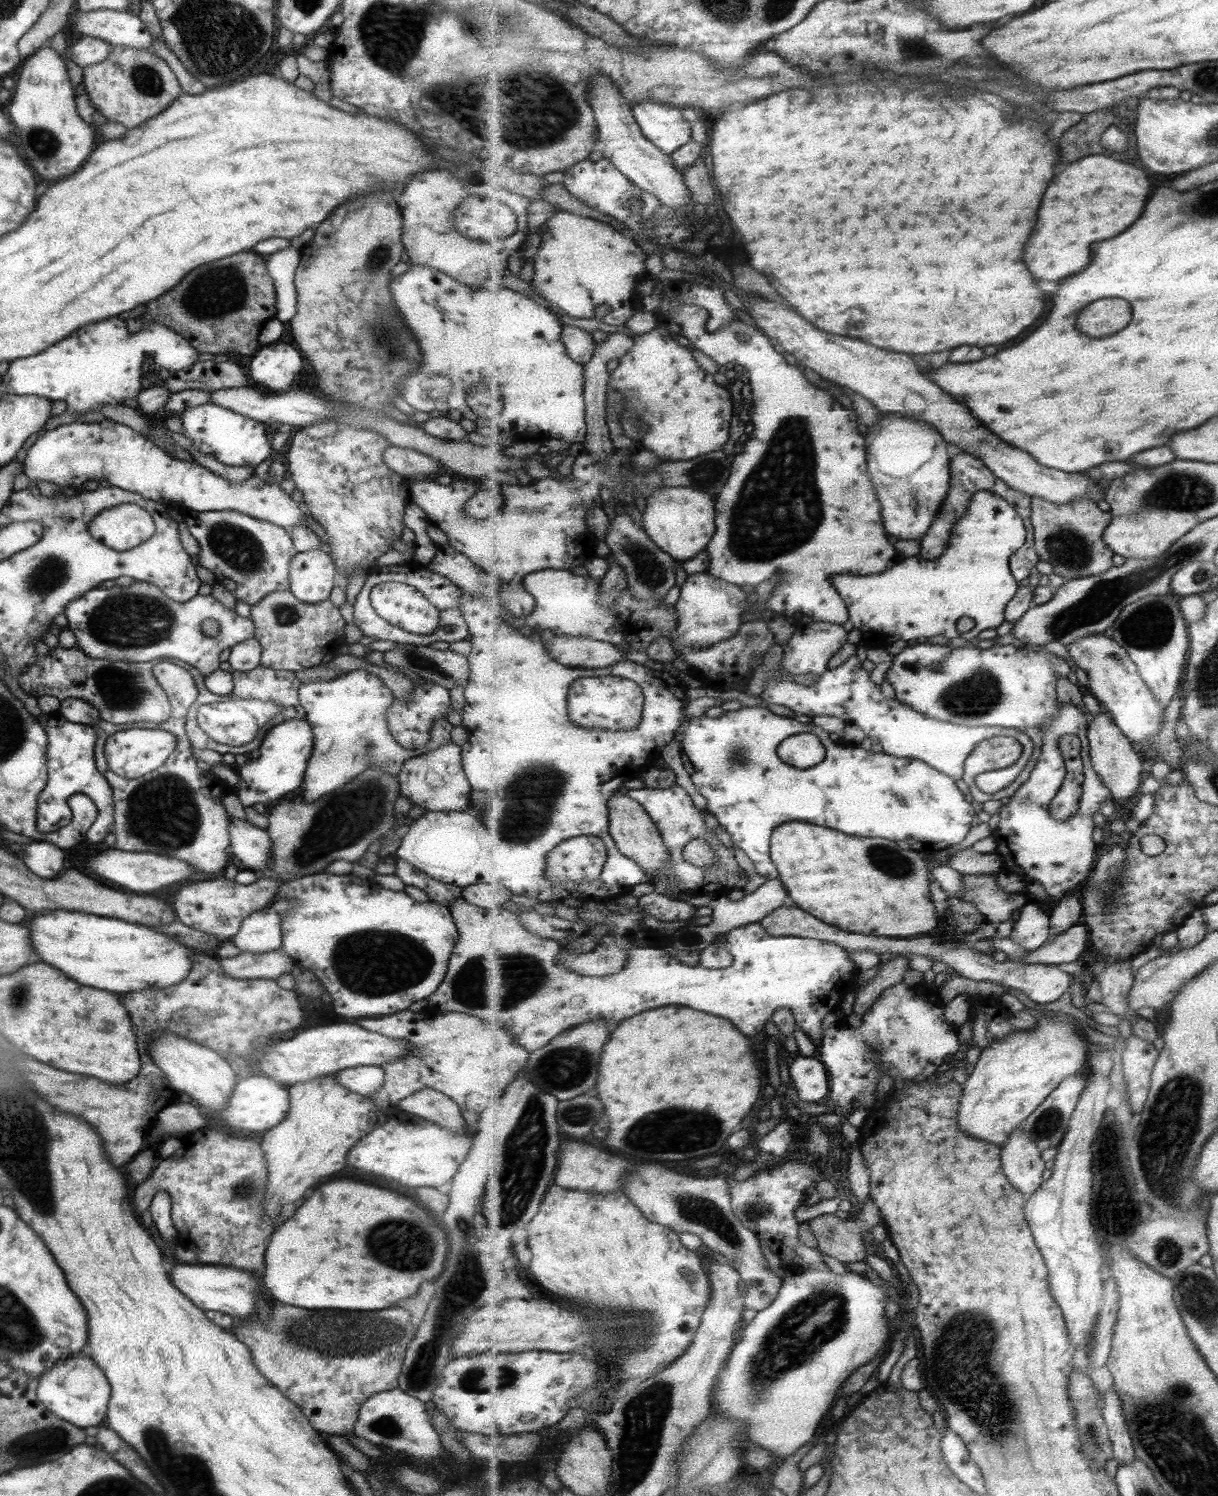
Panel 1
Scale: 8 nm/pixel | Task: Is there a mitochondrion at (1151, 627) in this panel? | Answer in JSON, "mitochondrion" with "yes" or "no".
{"mitochondrion":"yes"}

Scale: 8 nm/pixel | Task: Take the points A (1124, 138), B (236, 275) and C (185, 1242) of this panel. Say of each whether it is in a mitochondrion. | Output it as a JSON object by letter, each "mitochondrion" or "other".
{"A":"other","B":"mitochondrion","C":"other"}

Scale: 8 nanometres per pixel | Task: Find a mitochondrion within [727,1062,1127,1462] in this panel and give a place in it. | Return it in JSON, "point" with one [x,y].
{"point":[968,1341]}

